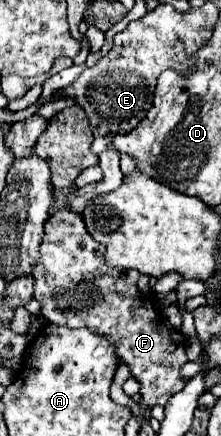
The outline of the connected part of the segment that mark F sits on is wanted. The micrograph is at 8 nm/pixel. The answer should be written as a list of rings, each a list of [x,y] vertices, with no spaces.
[[[68,208],[58,210],[52,214],[44,224],[44,236],[40,244],[40,260],[36,262],[36,268],[32,270],[34,276],[34,298],[42,306],[42,316],[56,324],[56,326],[68,326],[68,328],[88,328],[104,338],[108,338],[116,346],[116,354],[122,358],[124,364],[128,364],[132,376],[142,384],[142,404],[146,406],[166,406],[168,398],[184,388],[184,380],[180,378],[180,366],[186,362],[186,338],[182,332],[168,330],[162,322],[158,302],[152,298],[152,290],[148,286],[148,276],[136,272],[136,270],[120,270],[110,268],[104,260],[104,248],[100,242],[92,240],[90,232],[86,230],[86,224],[78,212],[72,212]]]

